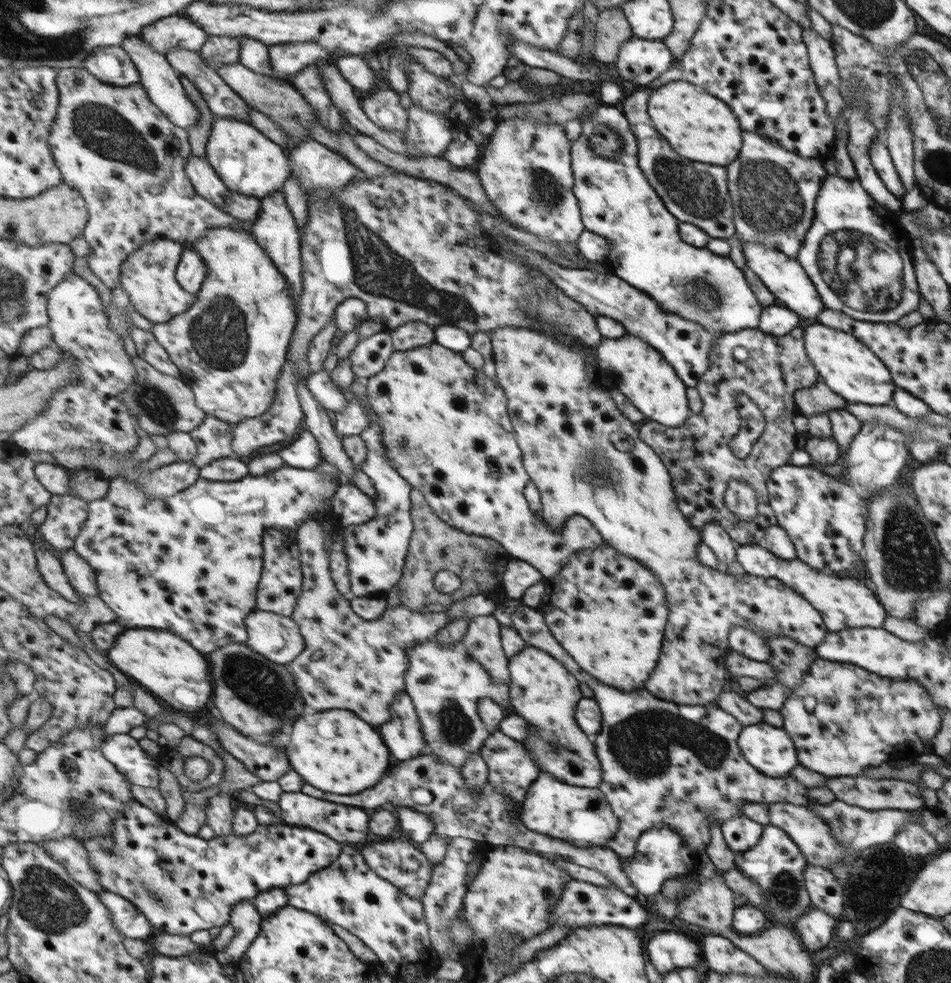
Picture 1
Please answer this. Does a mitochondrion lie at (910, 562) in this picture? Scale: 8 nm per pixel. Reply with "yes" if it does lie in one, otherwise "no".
yes

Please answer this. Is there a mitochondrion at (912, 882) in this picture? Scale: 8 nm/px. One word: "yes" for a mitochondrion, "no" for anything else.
no

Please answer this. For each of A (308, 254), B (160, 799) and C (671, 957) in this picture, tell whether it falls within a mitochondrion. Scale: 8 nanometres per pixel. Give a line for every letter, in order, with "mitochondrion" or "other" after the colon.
A: other
B: other
C: other

